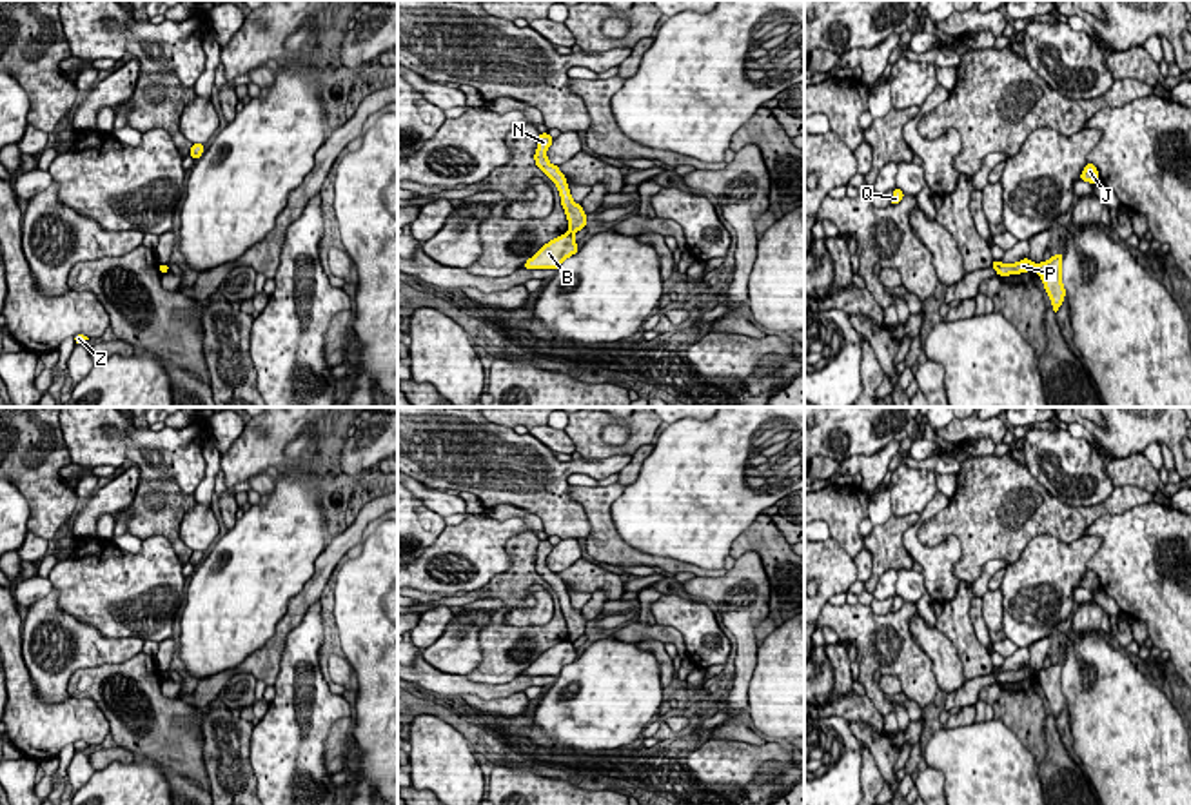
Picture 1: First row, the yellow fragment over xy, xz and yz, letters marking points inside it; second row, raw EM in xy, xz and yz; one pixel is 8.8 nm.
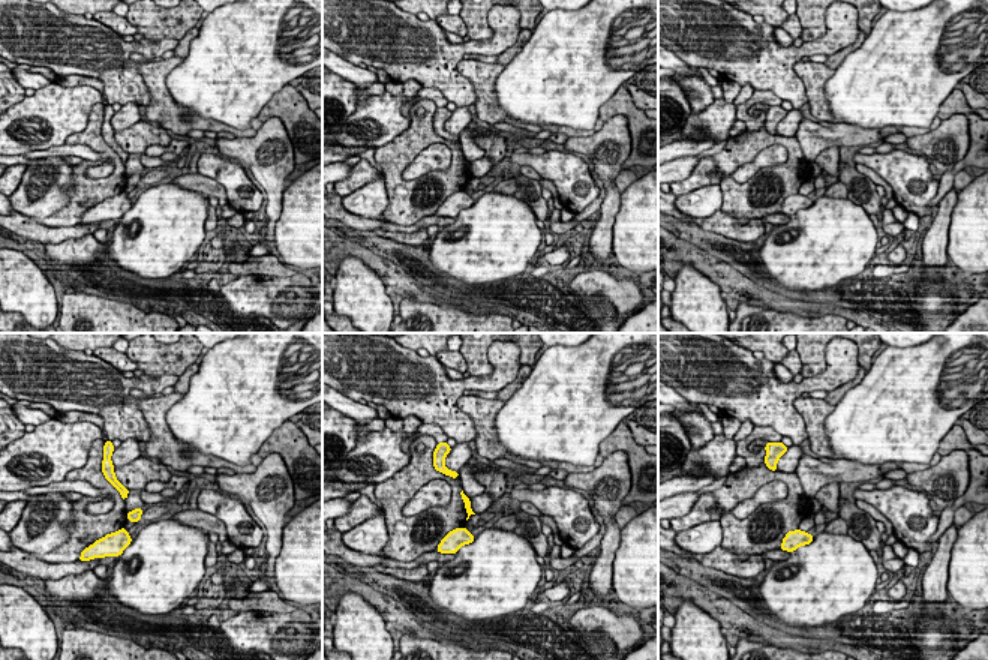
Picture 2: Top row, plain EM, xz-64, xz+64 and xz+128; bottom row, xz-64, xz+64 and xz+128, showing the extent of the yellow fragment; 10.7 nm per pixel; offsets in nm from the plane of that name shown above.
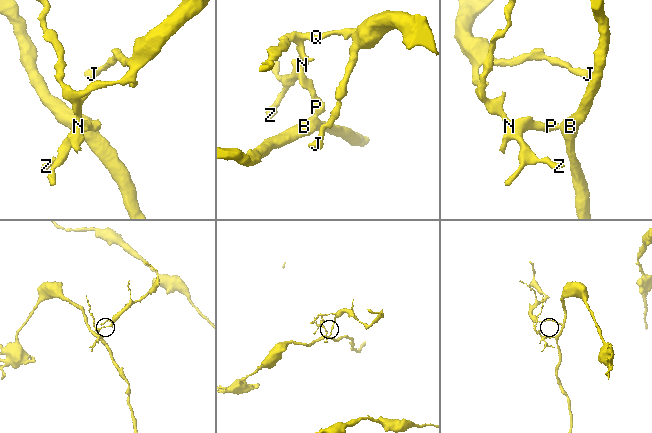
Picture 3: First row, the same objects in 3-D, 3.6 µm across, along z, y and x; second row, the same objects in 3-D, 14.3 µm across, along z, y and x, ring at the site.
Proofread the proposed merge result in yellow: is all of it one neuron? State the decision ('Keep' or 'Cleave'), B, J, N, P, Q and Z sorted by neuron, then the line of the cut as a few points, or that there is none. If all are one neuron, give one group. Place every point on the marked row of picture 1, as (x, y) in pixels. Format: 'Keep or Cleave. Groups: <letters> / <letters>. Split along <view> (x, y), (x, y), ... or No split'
Cleave. Groups: B / J N P Q Z. Split along yz (1035, 266), (1037, 271)

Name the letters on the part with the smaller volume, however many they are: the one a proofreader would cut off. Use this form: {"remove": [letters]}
{"remove": ["J", "N", "P", "Q", "Z"]}

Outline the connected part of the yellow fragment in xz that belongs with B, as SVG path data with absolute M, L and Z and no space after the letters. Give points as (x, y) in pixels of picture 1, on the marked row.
M565 233L548 243L545 243L532 258L523 265L525 269L559 269L559 265L579 251L574 236Z

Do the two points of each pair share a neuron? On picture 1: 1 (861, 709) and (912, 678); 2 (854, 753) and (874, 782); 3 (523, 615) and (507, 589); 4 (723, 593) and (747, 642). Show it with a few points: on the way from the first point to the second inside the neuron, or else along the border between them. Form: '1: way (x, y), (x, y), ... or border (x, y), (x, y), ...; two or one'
1: border (865, 695), (883, 716); two
2: border (863, 744), (861, 785); two
3: border (551, 593), (552, 616), (547, 622), (503, 624); two
4: way (736, 606), (741, 611), (743, 629); one

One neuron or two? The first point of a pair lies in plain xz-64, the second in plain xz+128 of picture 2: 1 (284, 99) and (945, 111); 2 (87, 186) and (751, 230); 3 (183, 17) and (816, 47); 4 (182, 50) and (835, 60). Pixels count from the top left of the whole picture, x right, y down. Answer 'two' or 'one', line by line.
1: one
2: two
3: two
4: one

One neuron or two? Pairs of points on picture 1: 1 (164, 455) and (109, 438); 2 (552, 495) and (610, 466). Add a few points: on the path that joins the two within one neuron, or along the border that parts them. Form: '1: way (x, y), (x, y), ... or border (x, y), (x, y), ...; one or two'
1: way (151, 451), (135, 442), (122, 440); one
2: way (560, 478), (570, 467), (594, 466); one

